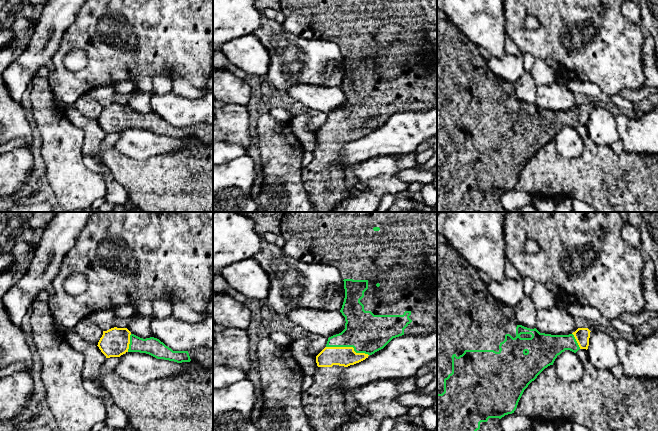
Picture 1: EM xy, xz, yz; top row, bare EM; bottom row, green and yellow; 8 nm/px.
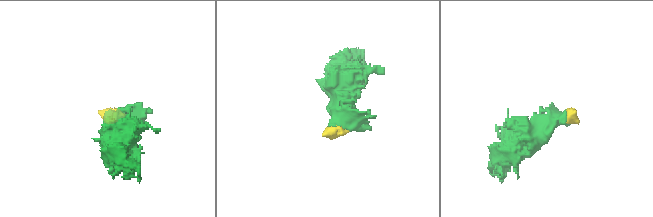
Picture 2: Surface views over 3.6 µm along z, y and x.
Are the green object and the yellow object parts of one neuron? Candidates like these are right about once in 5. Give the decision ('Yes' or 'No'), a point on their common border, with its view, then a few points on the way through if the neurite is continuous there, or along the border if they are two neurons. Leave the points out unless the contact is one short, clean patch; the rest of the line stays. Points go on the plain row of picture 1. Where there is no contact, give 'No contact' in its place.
Yes. Touches green at xz (348, 122). Path across: xz (367, 109), (353, 121), (348, 122), (343, 127), (343, 132)

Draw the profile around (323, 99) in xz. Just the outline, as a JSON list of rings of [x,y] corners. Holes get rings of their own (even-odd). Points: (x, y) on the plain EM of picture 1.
[[[295,84],[287,93],[298,106],[308,107],[329,114],[345,105],[345,93],[340,87],[321,87],[310,84]]]

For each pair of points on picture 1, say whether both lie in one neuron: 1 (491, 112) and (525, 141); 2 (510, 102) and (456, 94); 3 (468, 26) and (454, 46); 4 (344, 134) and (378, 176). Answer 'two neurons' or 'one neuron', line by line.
1: one neuron
2: one neuron
3: two neurons
4: two neurons

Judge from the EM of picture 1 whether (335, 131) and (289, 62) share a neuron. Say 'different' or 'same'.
different

